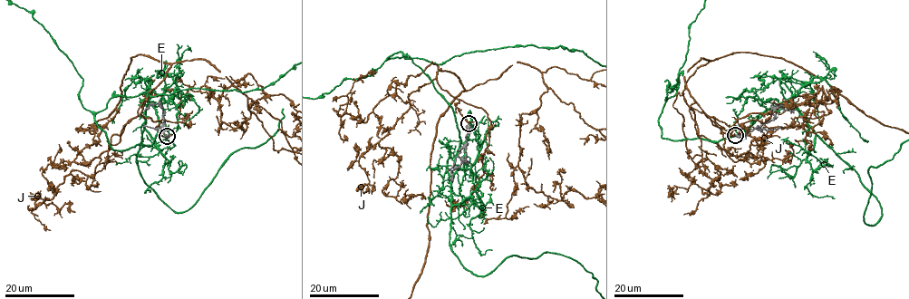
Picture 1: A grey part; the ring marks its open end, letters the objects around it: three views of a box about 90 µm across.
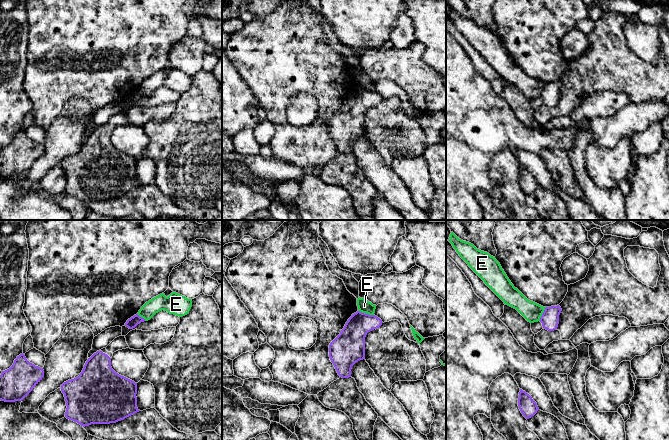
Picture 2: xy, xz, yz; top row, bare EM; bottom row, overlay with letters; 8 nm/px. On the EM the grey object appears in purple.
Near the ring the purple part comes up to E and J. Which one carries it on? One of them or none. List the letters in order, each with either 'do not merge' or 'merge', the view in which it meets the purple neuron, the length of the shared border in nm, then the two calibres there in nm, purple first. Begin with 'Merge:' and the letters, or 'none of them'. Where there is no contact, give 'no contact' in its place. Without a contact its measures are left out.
Merge: J
E: do not merge; contact in xz; length 130 nm; calibres 220 and 110 nm
J: merge; no contact

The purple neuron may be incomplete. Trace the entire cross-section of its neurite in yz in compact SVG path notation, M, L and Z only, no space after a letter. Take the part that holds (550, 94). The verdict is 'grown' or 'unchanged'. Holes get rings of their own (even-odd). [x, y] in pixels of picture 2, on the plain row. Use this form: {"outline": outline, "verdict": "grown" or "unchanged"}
{"outline": "M559 81L546 83L540 94L543 104L548 107L556 106L559 100L559 91L561 87L562 85Z", "verdict": "unchanged"}

